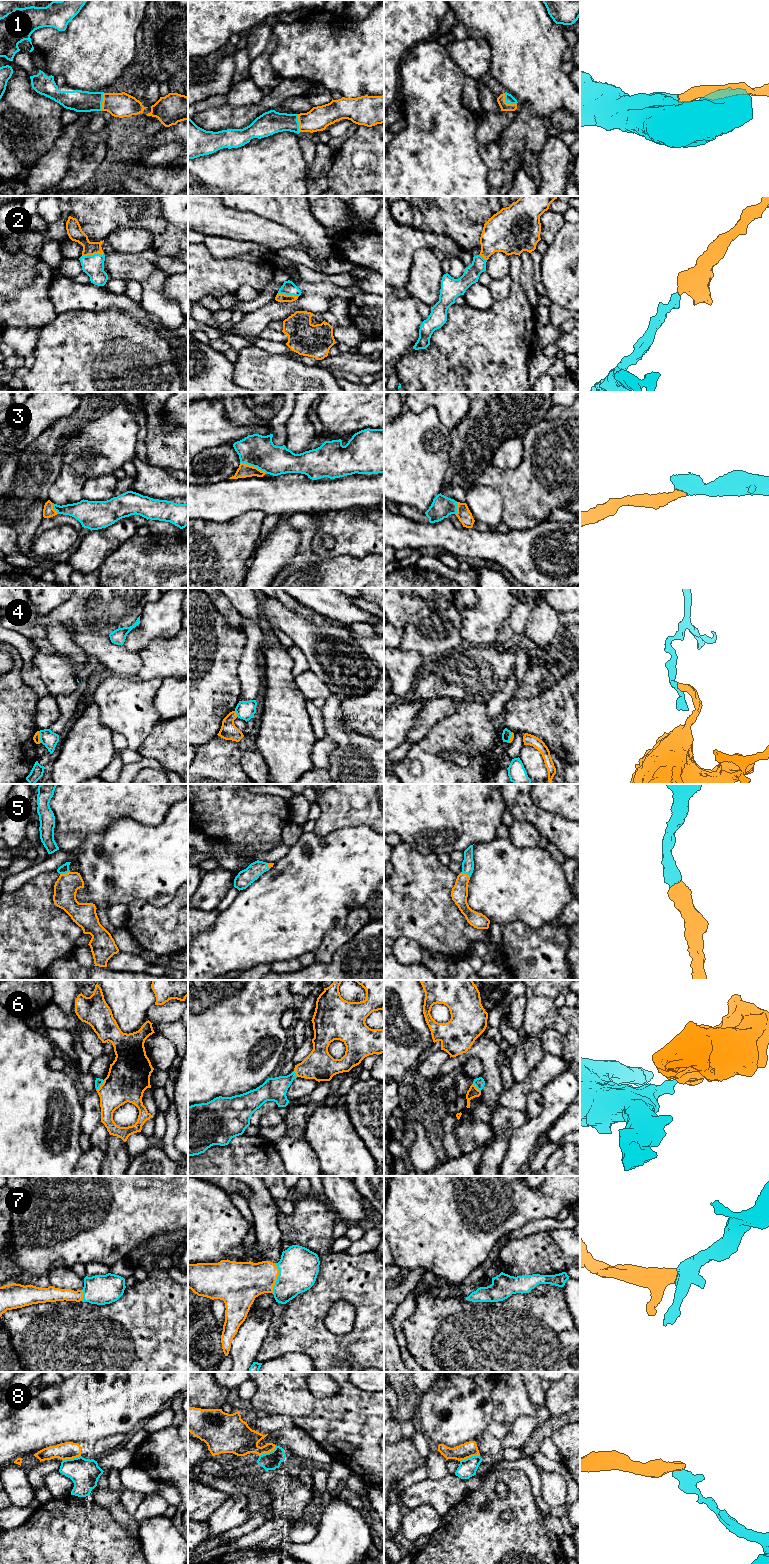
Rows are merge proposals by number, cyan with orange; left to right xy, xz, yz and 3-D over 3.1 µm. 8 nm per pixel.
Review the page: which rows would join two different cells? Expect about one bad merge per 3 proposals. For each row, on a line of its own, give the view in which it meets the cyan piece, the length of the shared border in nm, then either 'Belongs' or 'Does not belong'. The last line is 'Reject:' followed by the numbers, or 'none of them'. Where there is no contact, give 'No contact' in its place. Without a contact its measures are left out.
1: Touches cyan in yz. Shared border 140 nm. Belongs
2: Touches cyan in xy. Shared border 180 nm. Belongs
3: Touches cyan in xz. Shared border 240 nm. Belongs
4: Touches cyan in xy. Shared border 100 nm. Does not belong
5: Touches cyan in xy. Shared border 80 nm. Belongs
6: Touches cyan in xy. Shared border 110 nm. Does not belong
7: Touches cyan in xz. Shared border 260 nm. Belongs
8: Touches cyan in yz. Shared border 170 nm. Does not belong
Reject: 4, 6, 8

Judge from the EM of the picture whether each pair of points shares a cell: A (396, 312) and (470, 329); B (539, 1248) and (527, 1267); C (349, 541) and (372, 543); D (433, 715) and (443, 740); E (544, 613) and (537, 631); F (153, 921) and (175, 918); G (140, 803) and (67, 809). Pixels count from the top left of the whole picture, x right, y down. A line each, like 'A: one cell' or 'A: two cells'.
A: two cells
B: one cell
C: one cell
D: two cells
E: one cell
F: one cell
G: one cell

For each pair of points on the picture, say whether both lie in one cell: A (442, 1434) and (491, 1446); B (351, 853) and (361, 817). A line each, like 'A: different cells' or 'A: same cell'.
A: different cells
B: different cells

